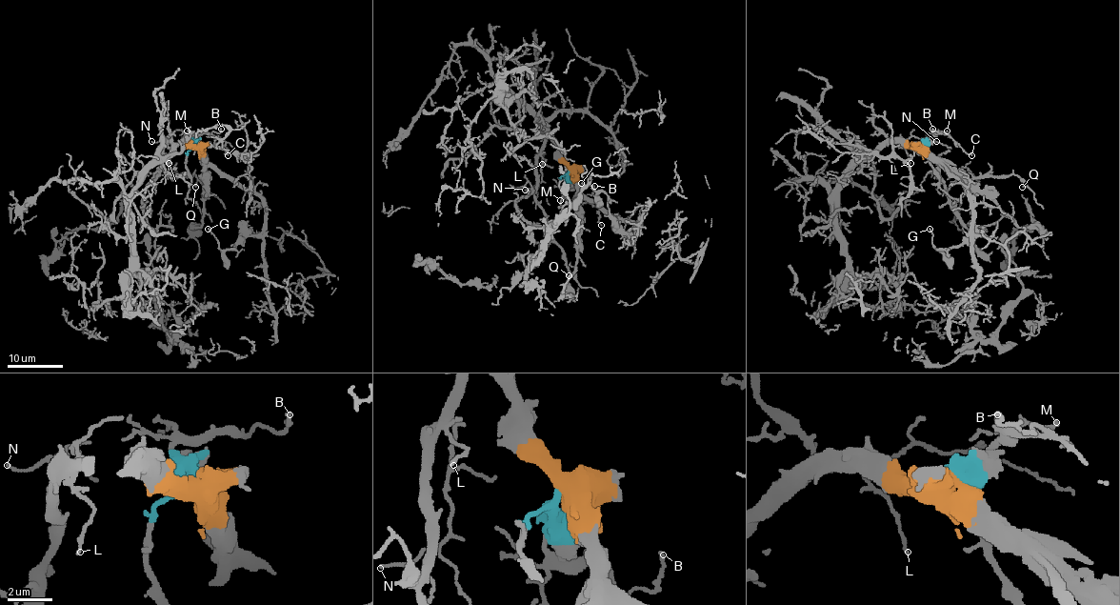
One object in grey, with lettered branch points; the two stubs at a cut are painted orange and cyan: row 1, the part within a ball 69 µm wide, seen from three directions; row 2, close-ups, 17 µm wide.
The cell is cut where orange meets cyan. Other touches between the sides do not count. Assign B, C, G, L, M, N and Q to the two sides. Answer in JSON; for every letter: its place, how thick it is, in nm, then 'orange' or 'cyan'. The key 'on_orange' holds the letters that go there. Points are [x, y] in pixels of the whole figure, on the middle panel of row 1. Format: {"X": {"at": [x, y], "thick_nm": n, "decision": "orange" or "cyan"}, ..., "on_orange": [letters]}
{"B": {"at": [594, 186], "thick_nm": 170, "decision": "cyan"}, "C": {"at": [601, 225], "thick_nm": 100, "decision": "cyan"}, "G": {"at": [581, 183], "thick_nm": 110, "decision": "orange"}, "L": {"at": [542, 164], "thick_nm": 130, "decision": "orange"}, "M": {"at": [560, 200], "thick_nm": 110, "decision": "cyan"}, "N": {"at": [525, 190], "thick_nm": 110, "decision": "orange"}, "Q": {"at": [569, 275], "thick_nm": 180, "decision": "orange"}, "on_orange": ["G", "L", "N", "Q"]}

